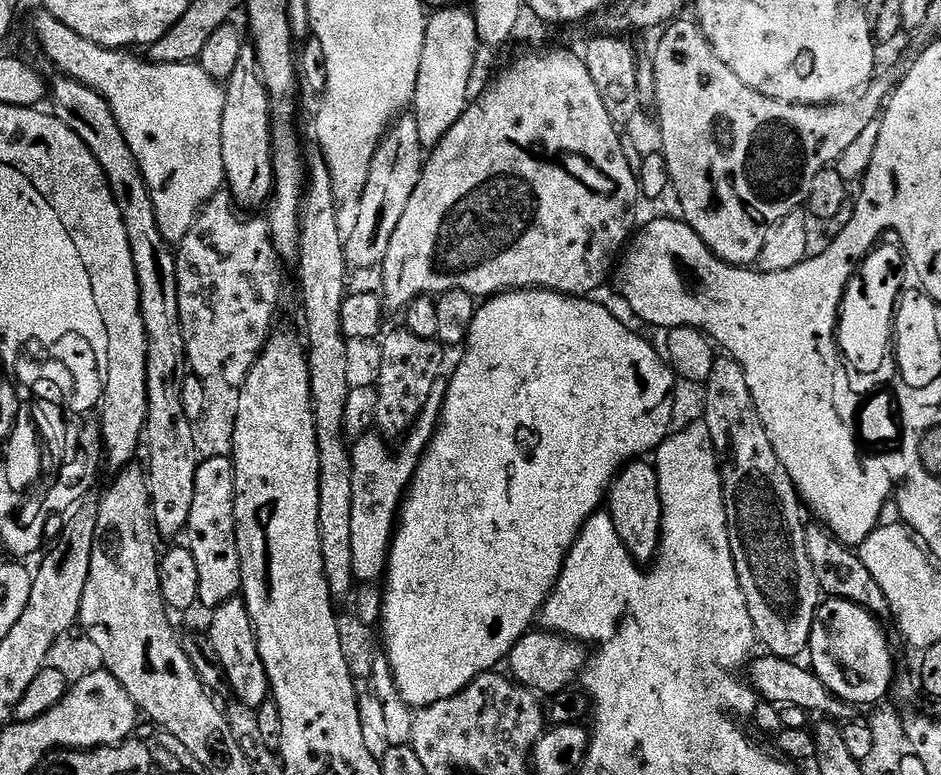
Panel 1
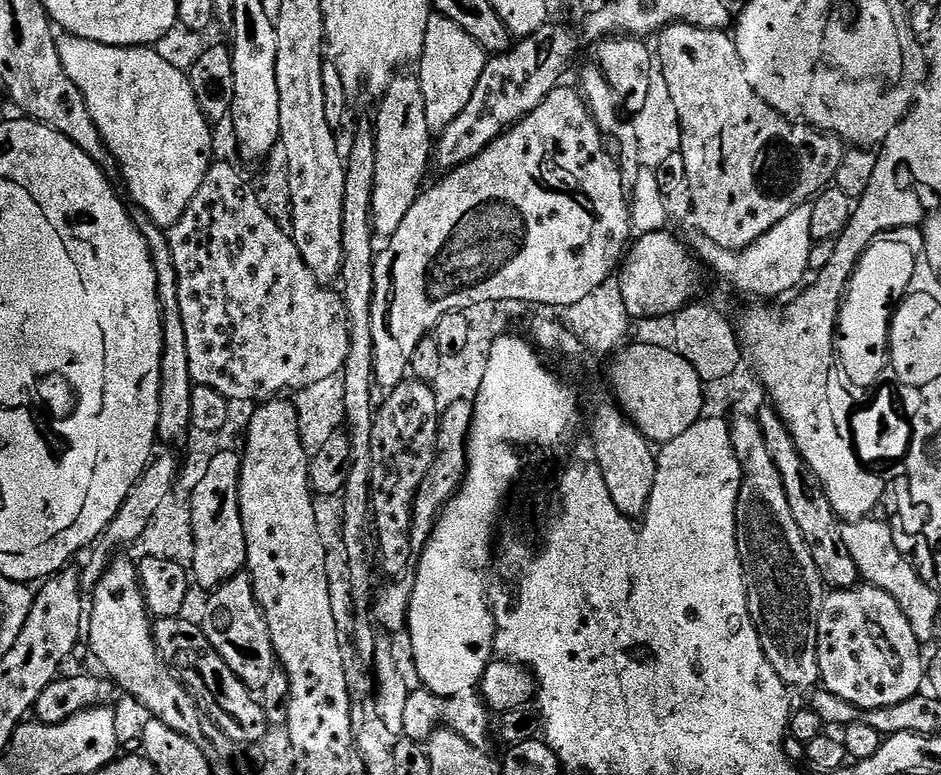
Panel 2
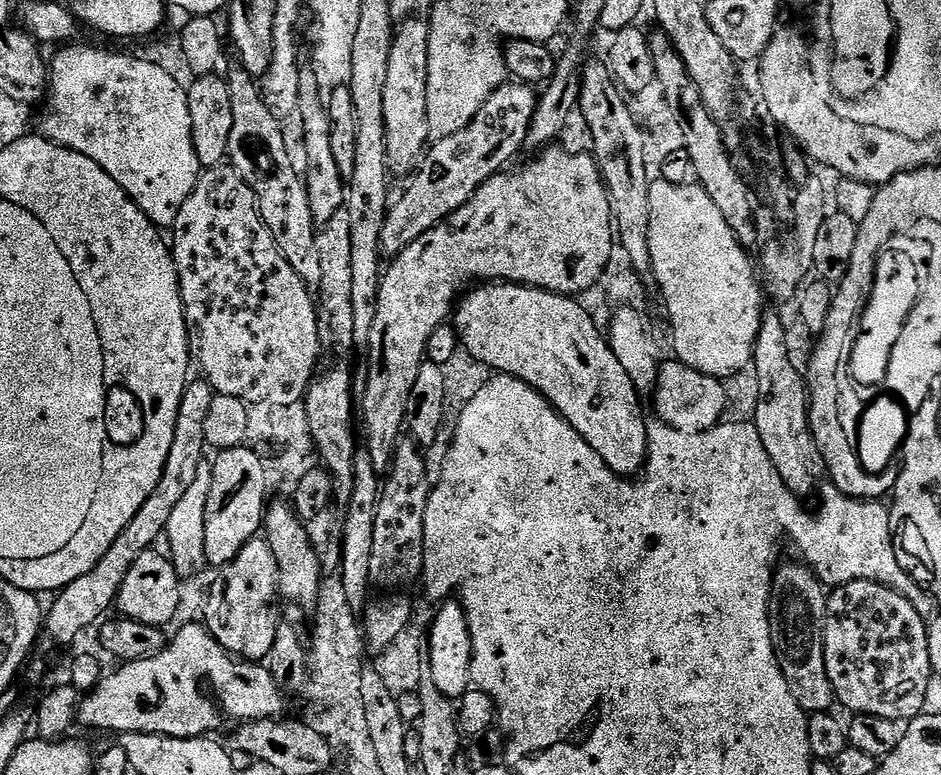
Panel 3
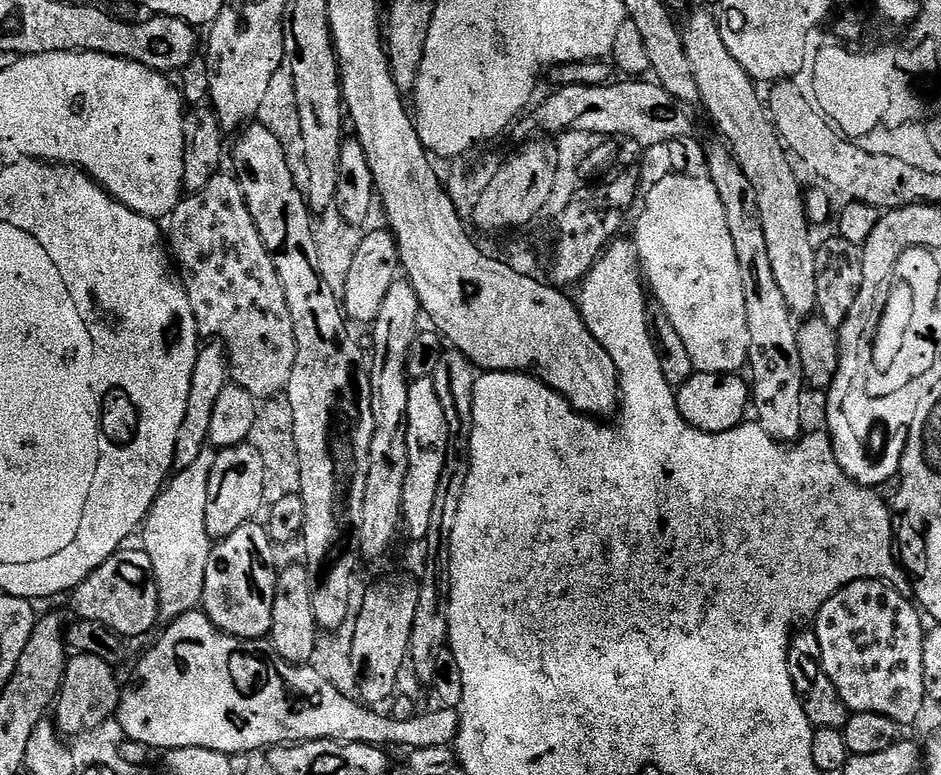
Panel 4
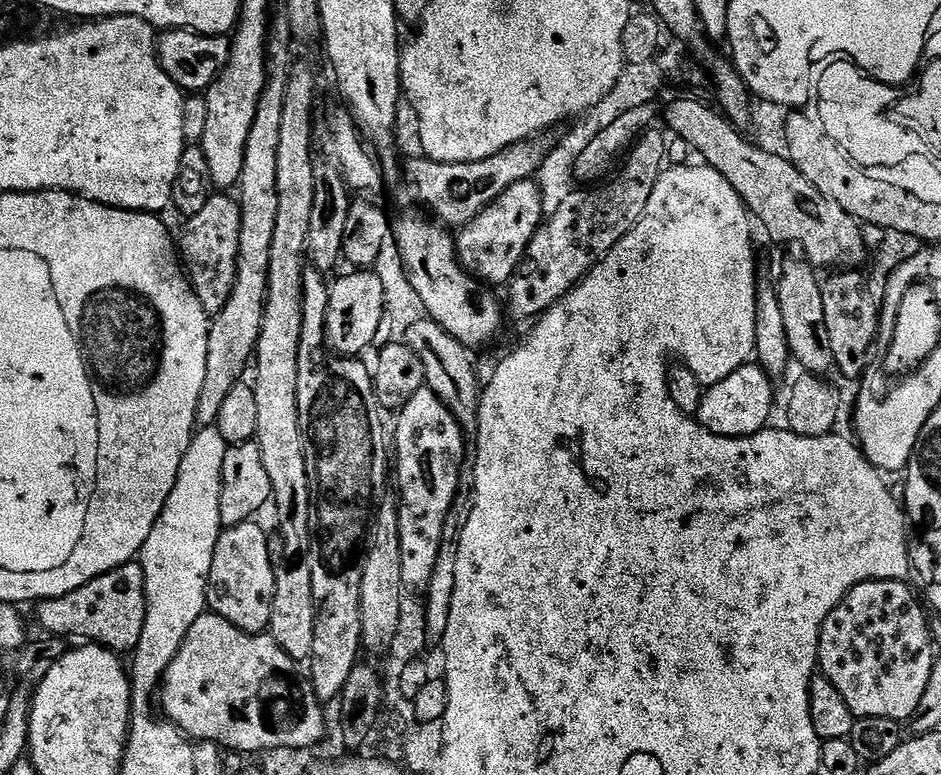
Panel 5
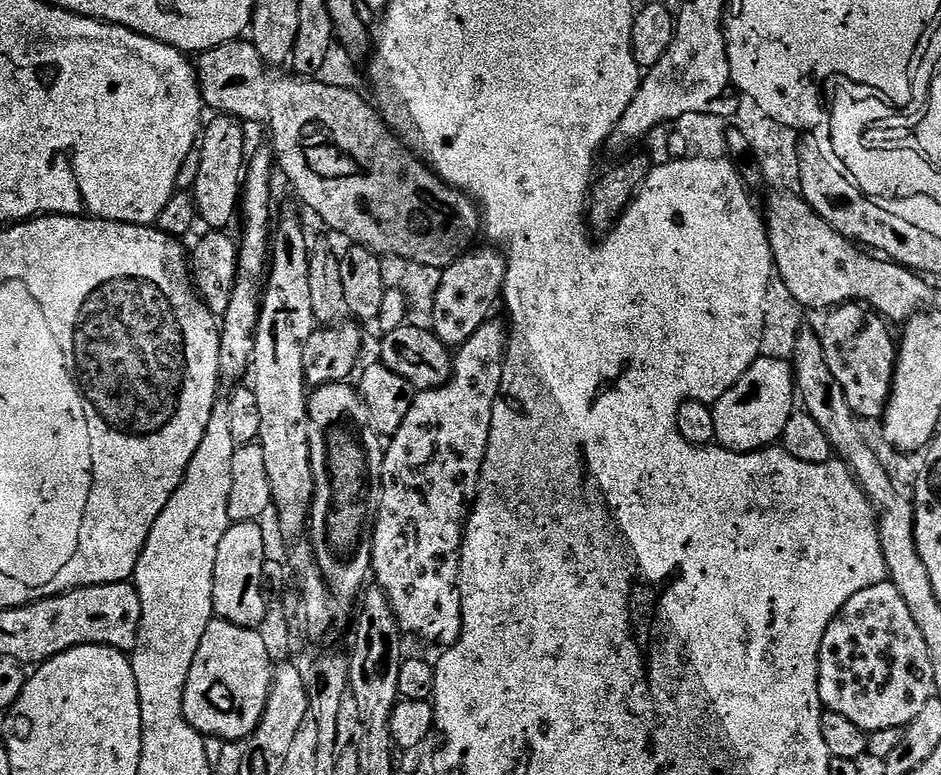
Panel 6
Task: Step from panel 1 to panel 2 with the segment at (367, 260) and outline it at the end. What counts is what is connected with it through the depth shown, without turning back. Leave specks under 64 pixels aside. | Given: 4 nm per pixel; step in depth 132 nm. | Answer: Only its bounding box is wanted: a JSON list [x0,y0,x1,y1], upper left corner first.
[372,74,434,238]

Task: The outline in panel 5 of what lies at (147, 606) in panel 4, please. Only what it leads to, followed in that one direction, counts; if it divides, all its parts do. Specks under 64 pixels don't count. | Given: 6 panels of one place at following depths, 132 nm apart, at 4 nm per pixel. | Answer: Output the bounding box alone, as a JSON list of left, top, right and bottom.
[39,563,146,654]

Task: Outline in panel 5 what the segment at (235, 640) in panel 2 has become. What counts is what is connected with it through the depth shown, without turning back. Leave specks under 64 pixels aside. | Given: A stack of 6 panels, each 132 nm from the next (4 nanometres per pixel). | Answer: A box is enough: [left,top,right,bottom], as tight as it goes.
[208,522,276,634]

